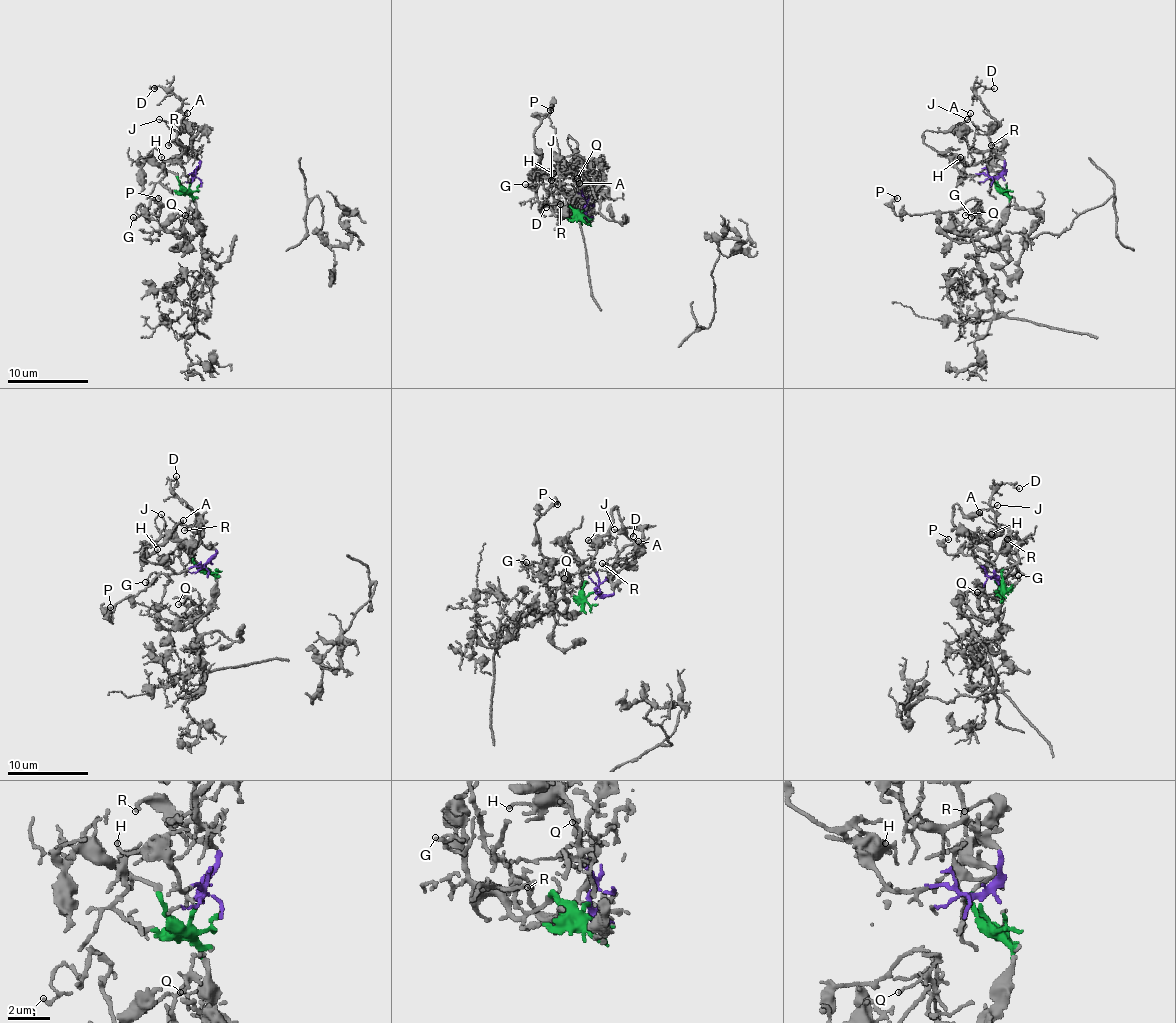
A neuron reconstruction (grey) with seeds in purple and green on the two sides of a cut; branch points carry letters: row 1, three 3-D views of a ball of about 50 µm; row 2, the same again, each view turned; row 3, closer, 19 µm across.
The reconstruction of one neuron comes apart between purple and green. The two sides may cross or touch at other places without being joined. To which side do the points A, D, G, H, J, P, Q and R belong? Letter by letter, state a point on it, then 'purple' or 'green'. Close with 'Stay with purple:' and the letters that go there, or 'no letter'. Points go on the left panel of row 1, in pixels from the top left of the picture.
A: (187, 113) | purple
D: (154, 88) | purple
G: (133, 217) | green
H: (161, 157) | purple
J: (159, 119) | purple
P: (158, 198) | green
Q: (185, 215) | green
R: (168, 145) | purple
Stay with purple: A, D, H, J, R

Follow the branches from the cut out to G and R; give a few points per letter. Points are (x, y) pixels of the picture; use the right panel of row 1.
G: (996, 181), (1006, 219), (990, 235), (956, 231), (980, 209), (976, 199), (962, 207), (976, 205), (972, 217)
R: (996, 179), (1004, 169), (1004, 161), (996, 155), (1002, 143), (990, 145)

